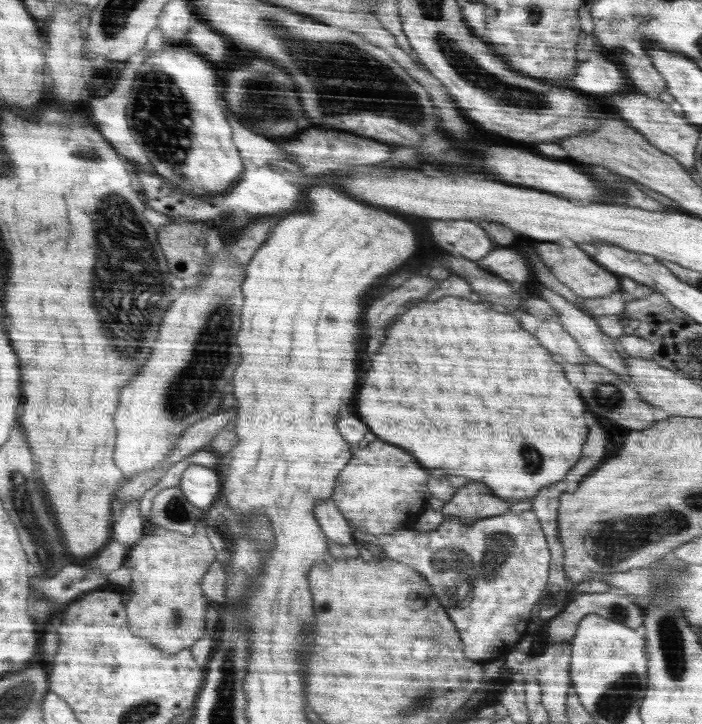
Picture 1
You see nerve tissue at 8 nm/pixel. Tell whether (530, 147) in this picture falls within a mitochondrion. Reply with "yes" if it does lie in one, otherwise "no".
no

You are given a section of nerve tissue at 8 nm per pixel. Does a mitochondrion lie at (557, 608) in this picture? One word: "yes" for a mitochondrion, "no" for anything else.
no

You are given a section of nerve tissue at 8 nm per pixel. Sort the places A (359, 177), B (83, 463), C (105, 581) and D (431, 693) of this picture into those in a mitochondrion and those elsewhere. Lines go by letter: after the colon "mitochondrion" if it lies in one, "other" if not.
A: other
B: other
C: other
D: mitochondrion

